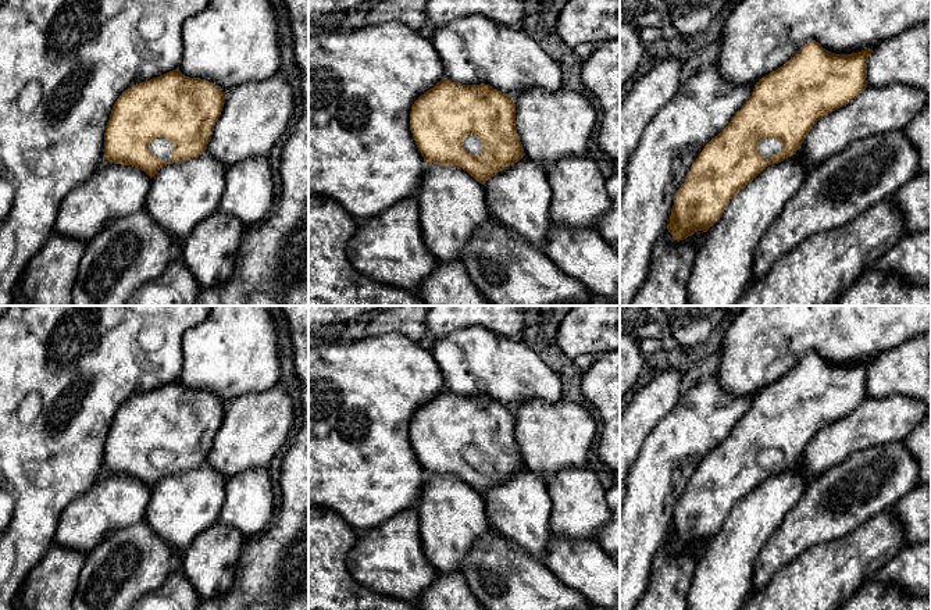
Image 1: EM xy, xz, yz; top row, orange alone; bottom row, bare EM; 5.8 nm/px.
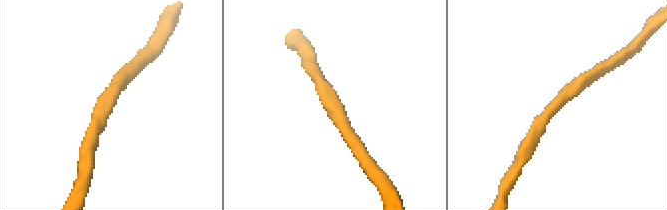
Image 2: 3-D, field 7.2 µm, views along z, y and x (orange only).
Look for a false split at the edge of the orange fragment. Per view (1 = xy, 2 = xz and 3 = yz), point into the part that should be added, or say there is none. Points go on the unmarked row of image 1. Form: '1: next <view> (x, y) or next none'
1: next xy (161, 459)
2: next xz (471, 455)
3: next yz (769, 457)

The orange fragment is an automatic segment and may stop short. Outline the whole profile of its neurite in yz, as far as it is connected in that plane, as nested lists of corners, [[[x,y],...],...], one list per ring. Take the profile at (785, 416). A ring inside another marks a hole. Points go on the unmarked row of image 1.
[[[809,352],[789,372],[756,393],[750,410],[698,467],[677,502],[667,536],[679,553],[698,542],[707,543],[723,527],[730,511],[766,478],[796,465],[814,435],[848,415],[867,399],[871,360],[835,365]]]

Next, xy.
[[[179,379],[128,399],[114,414],[104,445],[104,470],[132,477],[153,489],[157,482],[201,465],[211,450],[226,406],[206,390],[183,388]]]

